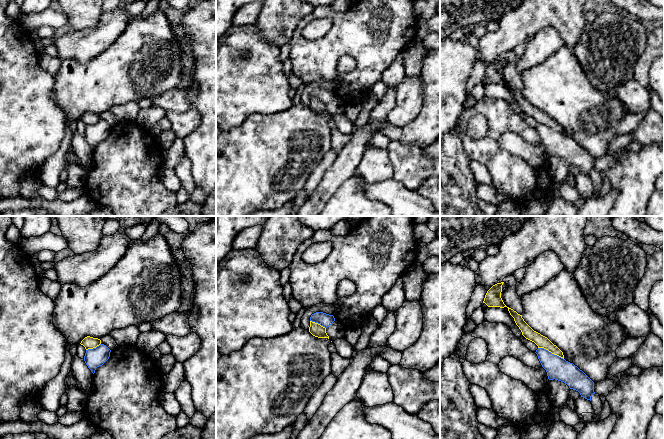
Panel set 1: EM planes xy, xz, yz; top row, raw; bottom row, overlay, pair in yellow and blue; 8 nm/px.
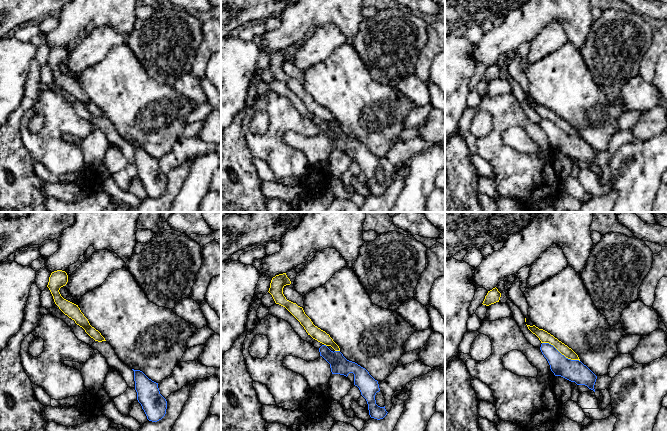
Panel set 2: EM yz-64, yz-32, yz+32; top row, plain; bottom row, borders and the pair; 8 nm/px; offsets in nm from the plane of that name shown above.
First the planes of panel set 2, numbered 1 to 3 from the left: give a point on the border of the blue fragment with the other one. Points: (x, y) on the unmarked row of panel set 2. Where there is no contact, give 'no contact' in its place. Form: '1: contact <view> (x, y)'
1: no contact
2: contact yz-32 (337, 126)
3: contact yz+32 (561, 129)

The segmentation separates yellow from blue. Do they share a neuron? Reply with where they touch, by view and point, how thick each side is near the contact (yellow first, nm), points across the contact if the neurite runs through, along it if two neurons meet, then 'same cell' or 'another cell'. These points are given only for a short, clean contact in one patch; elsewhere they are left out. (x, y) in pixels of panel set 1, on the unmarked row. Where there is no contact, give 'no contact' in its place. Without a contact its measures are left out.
meets yellow in yz at (551, 128); 100 nm thick on the yellow side, 180 nm on the other; border along yz (538, 123), (543, 123), (563, 135); another cell

